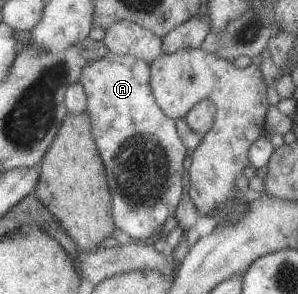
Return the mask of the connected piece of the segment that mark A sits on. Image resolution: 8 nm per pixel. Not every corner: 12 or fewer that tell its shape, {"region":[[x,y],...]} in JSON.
{"region":[[149,63],[82,68],[116,228],[143,241],[173,218],[189,151]]}

